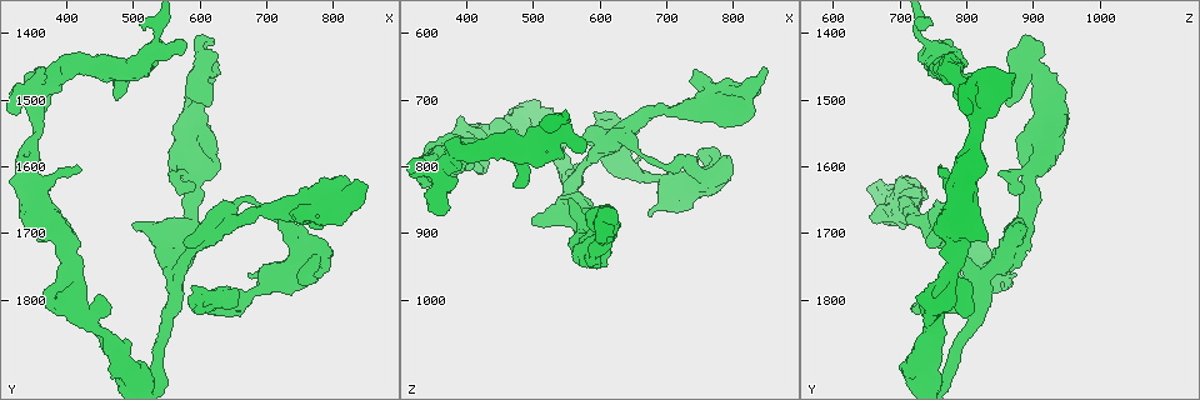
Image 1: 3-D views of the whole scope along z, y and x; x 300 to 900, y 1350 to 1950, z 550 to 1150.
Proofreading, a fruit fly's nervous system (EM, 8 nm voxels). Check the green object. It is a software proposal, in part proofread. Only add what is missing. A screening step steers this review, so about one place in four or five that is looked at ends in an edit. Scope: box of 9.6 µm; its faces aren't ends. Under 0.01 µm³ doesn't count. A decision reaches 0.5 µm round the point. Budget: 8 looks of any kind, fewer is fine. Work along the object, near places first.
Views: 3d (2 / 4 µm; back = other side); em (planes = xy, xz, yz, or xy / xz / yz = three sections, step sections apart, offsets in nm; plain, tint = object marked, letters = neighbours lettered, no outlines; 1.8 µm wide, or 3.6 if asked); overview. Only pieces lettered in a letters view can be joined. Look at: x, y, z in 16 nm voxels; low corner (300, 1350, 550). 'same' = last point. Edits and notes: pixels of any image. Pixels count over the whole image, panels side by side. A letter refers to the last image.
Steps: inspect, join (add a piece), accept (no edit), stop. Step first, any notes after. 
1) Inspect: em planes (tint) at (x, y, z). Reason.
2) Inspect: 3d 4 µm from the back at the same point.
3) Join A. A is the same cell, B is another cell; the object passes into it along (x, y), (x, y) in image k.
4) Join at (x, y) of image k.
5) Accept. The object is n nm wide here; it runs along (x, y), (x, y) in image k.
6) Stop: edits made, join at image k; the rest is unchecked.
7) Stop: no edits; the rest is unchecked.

Inspect: 3d 4 µm at (790, 1725, 825). An open end.

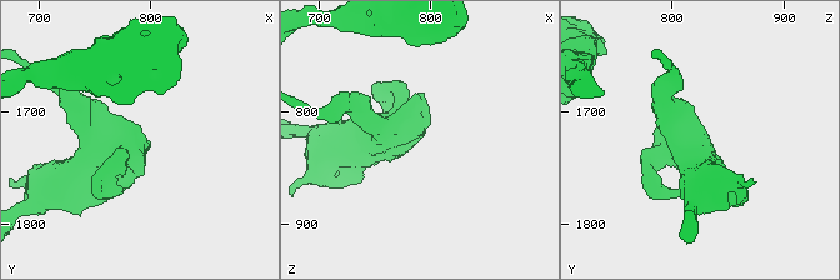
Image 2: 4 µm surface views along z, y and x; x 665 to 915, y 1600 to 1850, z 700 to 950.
Inspect: em xz step 8 (letters) at the same point. Now the EM.

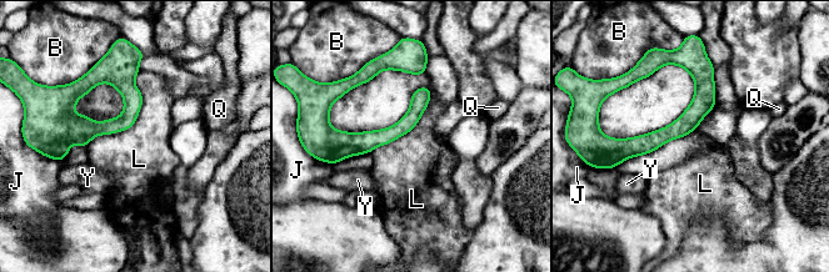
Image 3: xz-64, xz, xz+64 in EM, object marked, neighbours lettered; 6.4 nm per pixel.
Inspect: em planes (letters) at the same point. Cut it another way.

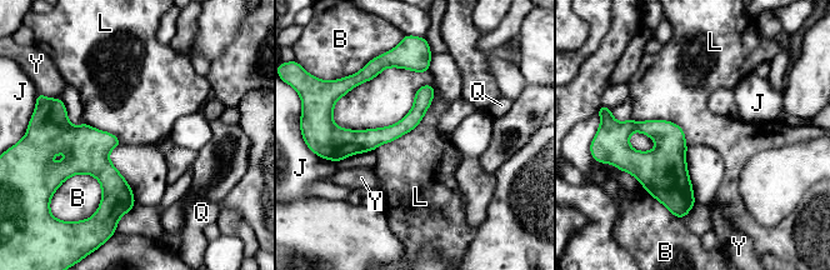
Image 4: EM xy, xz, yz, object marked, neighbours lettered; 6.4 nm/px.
Accept. B, J, L, Q and Y are other cells; it runs along (64, 115), (121, 211) in image 4; none of them fits.

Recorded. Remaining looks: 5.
Inspect: 3d 2 µm from the back at (605, 1410, 895). Touches itself.

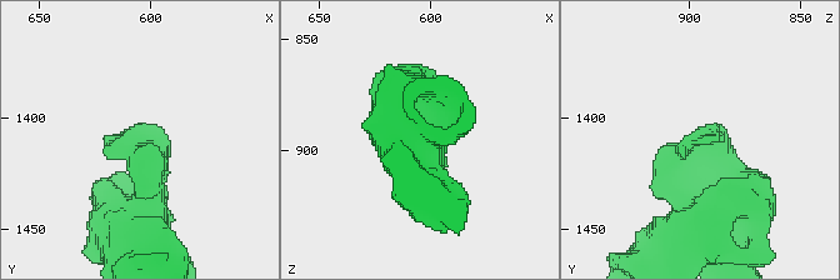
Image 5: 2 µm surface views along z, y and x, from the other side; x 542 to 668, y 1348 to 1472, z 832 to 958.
Inspect: em xy step 4 (tint) at (604, 1408, 890). Now the EM.

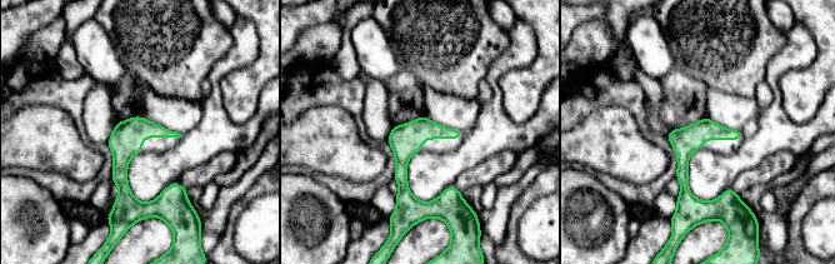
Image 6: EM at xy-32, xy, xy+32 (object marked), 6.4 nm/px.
Inspect: em planes (letters) at the same point. Another direction.

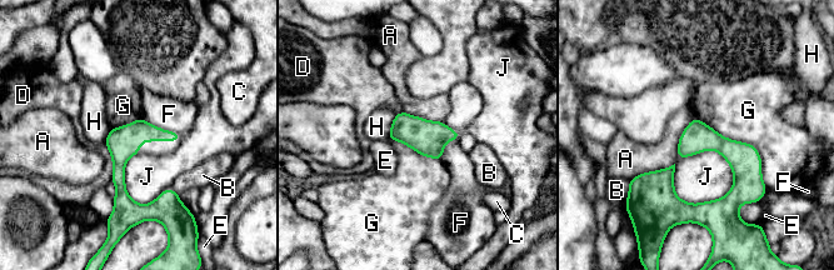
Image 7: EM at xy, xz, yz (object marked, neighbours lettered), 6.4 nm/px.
Accept. A, B, C, D, E, F, G, H and J are other cells; a border runs along (694, 118), (752, 144), (767, 186) in image 7; no lettered piece goes on from it.

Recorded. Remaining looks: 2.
Inspect: em planes (letters) at (555, 1610, 845). Branch stops here.

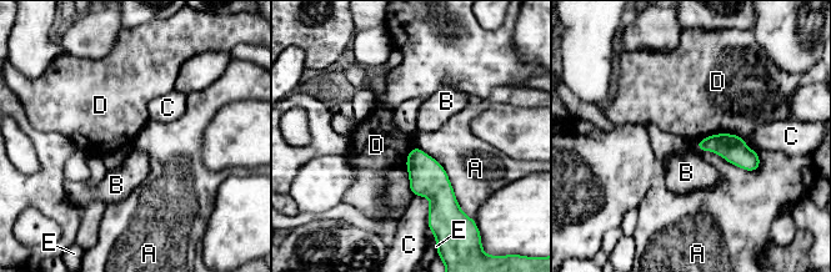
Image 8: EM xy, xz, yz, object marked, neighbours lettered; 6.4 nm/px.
Accept. A, B, C, D and E are other cells; no lettered piece goes on from it.

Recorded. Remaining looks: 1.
Stop: no edits; the rest is unchecked.

